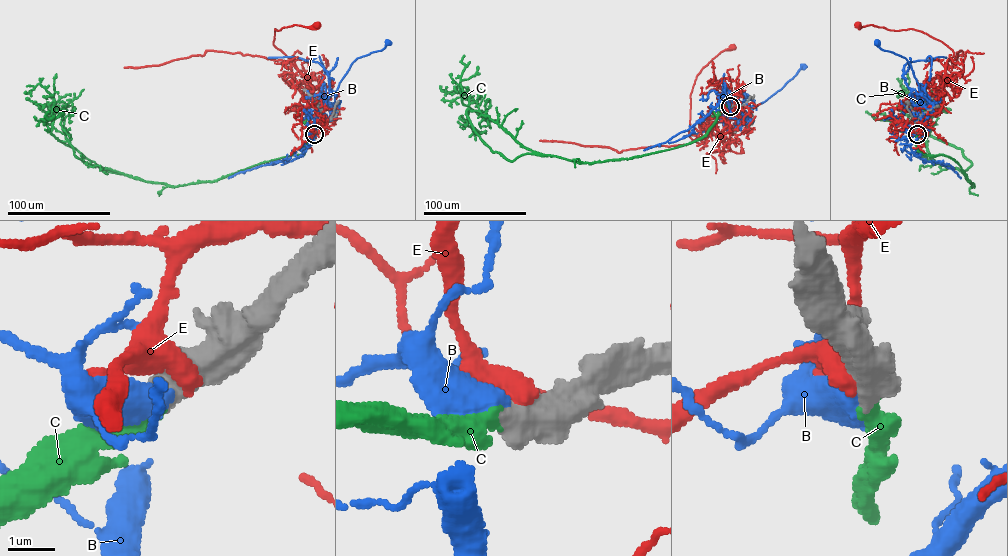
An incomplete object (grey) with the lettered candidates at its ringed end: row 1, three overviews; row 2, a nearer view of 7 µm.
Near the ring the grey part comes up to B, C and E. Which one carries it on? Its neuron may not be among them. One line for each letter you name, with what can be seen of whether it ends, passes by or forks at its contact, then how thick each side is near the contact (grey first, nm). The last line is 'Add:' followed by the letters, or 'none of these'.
C: it ends; calibres 650 and 500 nm
Add: C

